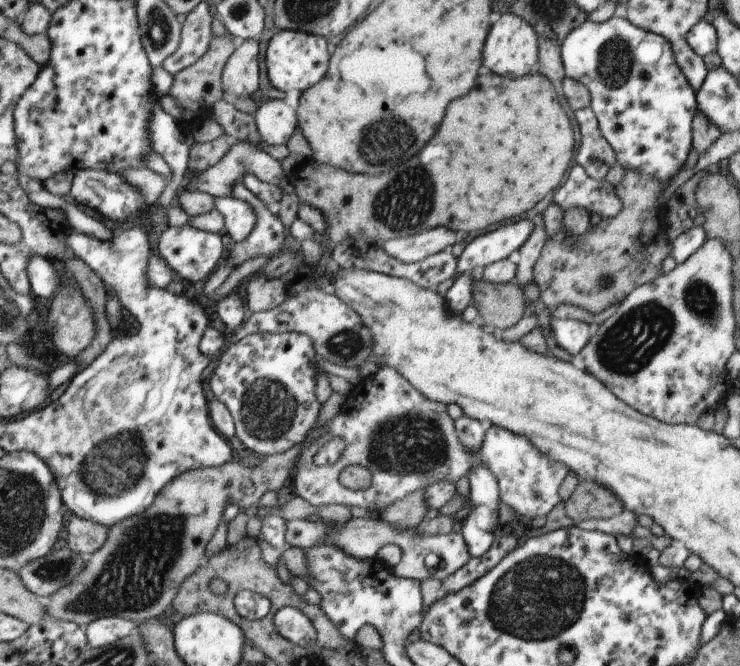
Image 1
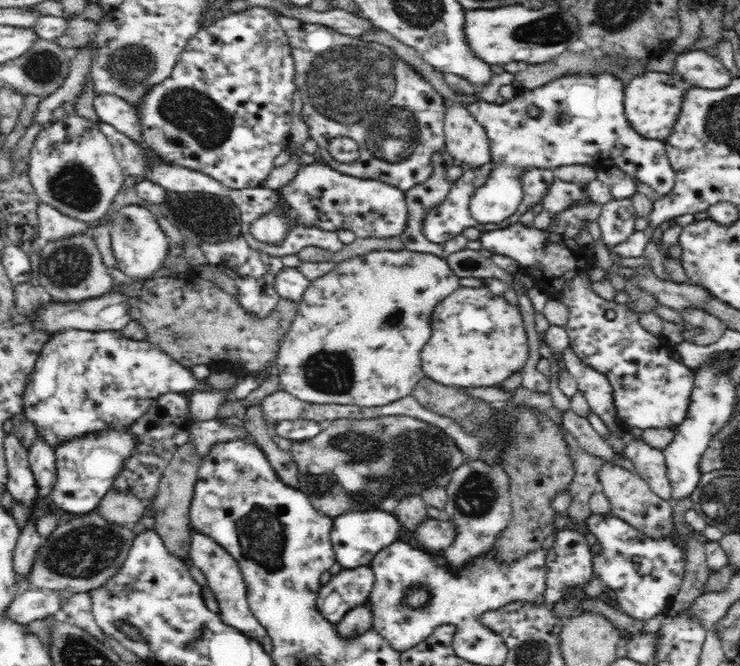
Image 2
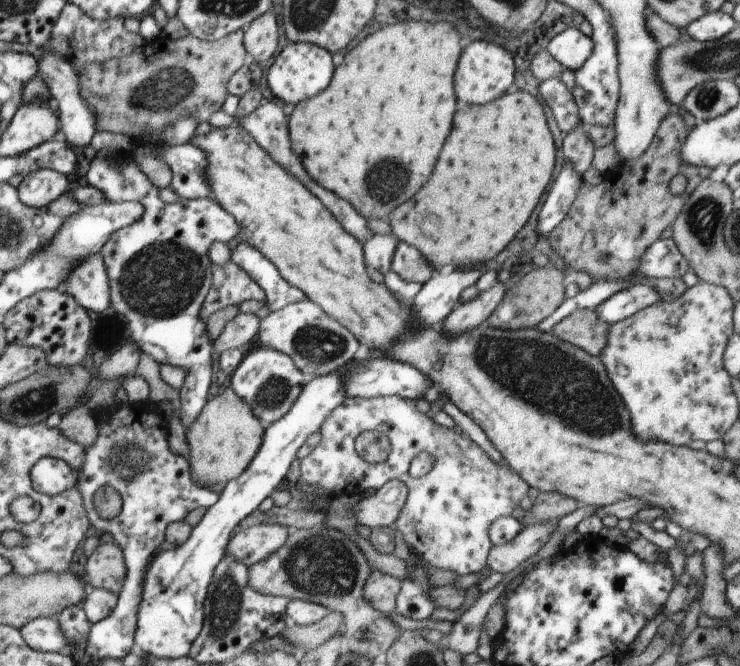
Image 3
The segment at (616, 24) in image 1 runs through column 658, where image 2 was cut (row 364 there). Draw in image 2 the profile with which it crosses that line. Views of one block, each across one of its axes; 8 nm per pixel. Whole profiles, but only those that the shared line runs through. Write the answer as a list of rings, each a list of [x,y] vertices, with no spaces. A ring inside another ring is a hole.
[[[72,329],[56,333],[40,350],[28,386],[24,392],[23,414],[38,428],[38,438],[56,448],[61,442],[78,438],[91,432],[100,432],[110,427],[132,426],[146,414],[159,396],[168,392],[212,391],[212,385],[194,377],[188,368],[177,363],[169,354],[162,352],[148,341],[126,338],[120,331],[81,331]]]

